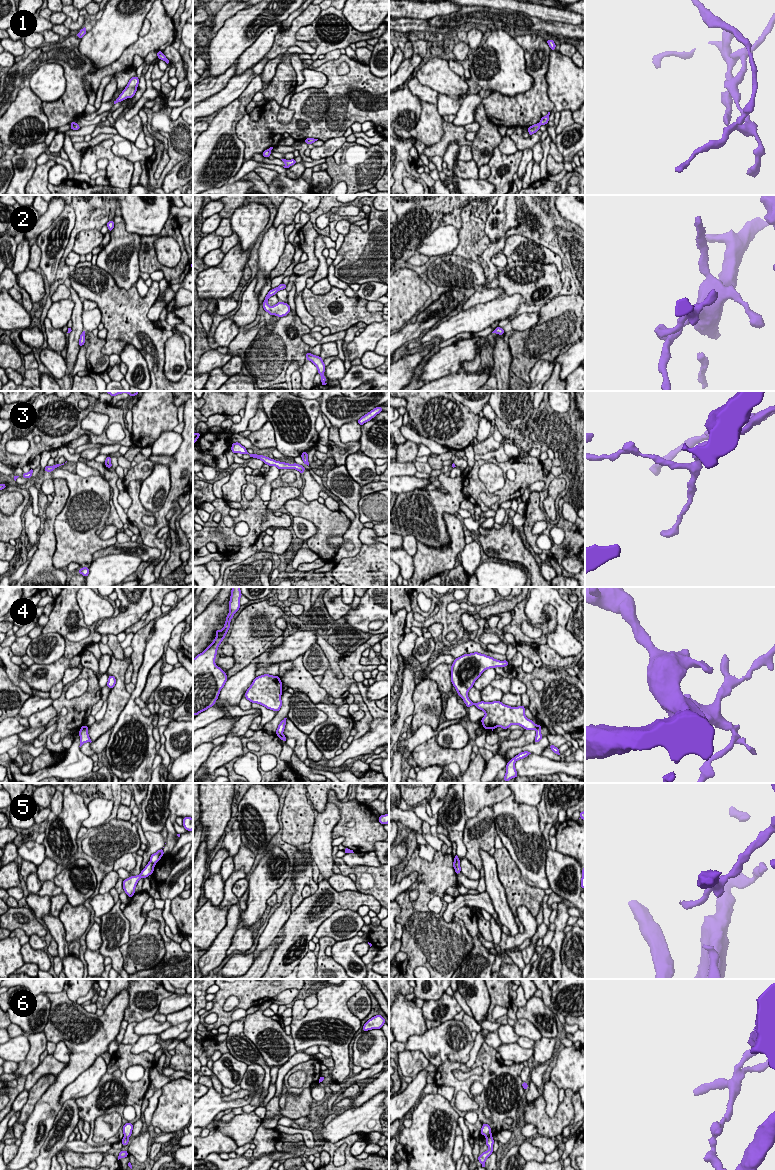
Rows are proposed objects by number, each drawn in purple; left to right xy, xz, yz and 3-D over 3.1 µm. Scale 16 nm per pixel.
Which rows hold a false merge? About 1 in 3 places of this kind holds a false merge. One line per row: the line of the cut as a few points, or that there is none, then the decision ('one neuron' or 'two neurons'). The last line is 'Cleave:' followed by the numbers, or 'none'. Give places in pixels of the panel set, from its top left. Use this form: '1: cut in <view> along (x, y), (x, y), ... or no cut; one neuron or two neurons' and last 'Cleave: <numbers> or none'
1: cut in xy along (73, 122), (70, 124); two neurons
2: no cut; one neuron
3: no cut; one neuron
4: cut in yz along (538, 725), (536, 729); two neurons
5: cut in xy along (150, 861), (154, 864); two neurons
6: cut in yz along (491, 1136), (486, 1138); two neurons
Cleave: 1, 4, 5, 6

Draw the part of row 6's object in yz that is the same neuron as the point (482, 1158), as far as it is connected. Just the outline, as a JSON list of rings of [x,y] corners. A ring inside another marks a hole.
[[[487,1137],[485,1144],[489,1147],[489,1150],[483,1152],[481,1155],[478,1156],[478,1161],[482,1164],[482,1167],[485,1167],[486,1159],[493,1153],[493,1144],[494,1144],[493,1138]]]

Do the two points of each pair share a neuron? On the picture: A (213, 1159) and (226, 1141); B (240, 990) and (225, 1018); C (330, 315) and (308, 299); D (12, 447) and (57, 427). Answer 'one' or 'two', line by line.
A: two
B: one
C: one
D: two

